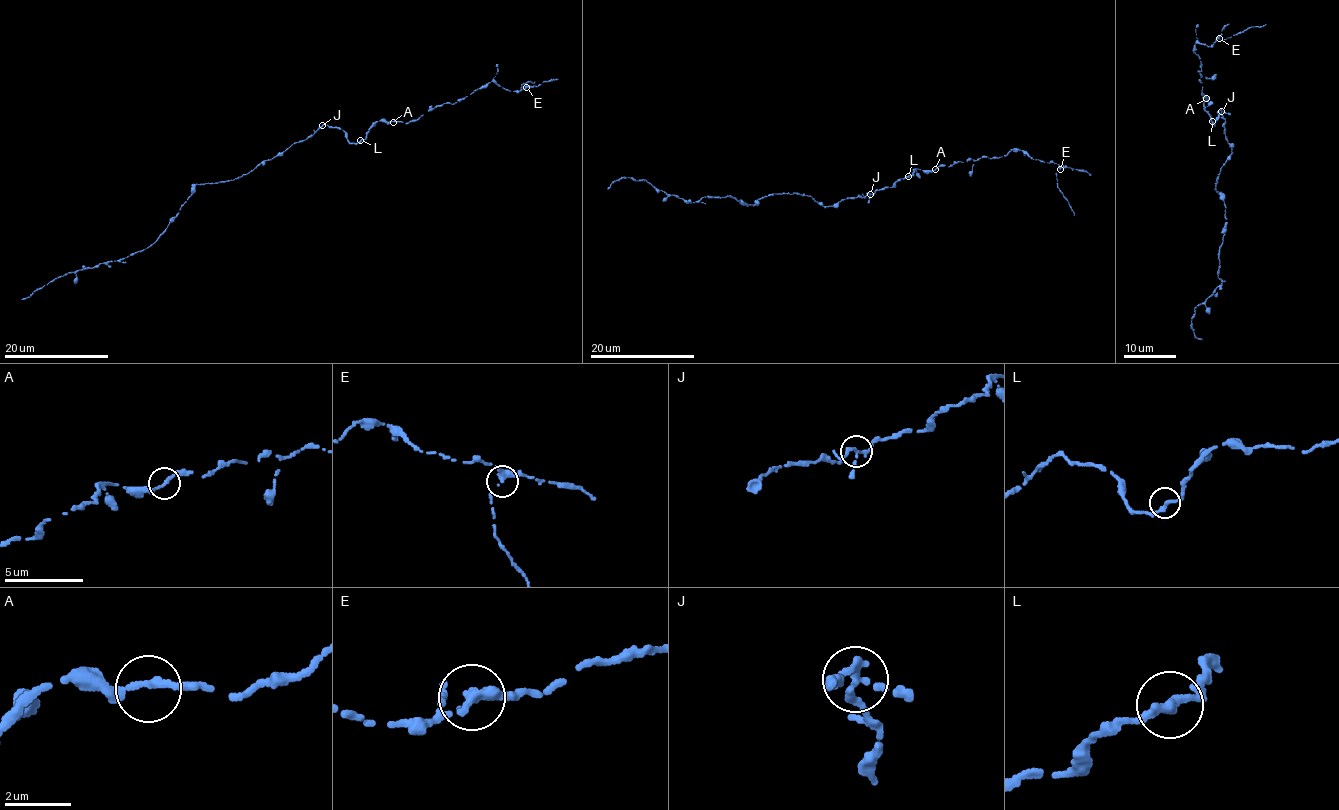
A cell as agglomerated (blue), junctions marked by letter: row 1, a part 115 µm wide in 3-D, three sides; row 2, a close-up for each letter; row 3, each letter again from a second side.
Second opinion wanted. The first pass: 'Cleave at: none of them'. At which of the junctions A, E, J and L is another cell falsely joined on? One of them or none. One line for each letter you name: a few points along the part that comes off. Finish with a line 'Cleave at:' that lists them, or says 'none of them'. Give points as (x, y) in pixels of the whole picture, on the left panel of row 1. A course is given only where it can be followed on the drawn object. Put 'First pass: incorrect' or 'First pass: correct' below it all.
Cleave at: none of them
First pass: correct

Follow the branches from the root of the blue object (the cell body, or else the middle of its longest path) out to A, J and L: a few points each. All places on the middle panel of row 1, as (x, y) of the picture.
A: (847, 199), (864, 197), (892, 187), (917, 169), (935, 169)
J: (847, 199), (870, 193)
L: (847, 199), (874, 194), (908, 176)

